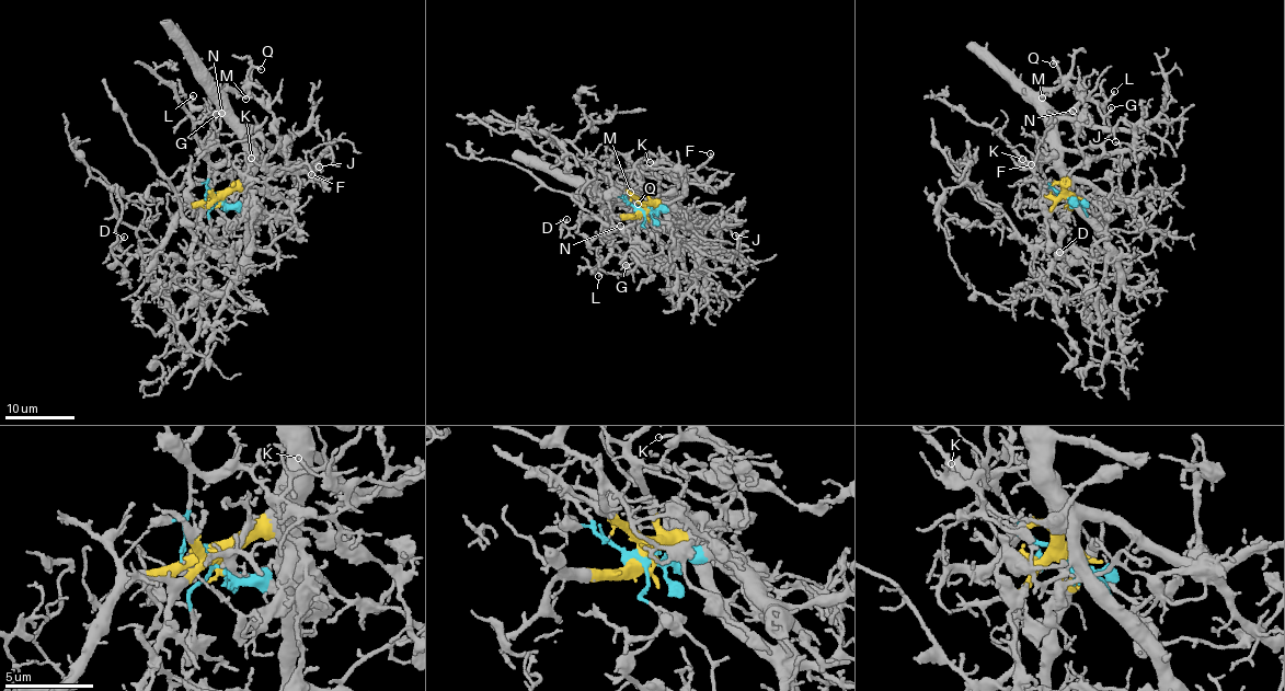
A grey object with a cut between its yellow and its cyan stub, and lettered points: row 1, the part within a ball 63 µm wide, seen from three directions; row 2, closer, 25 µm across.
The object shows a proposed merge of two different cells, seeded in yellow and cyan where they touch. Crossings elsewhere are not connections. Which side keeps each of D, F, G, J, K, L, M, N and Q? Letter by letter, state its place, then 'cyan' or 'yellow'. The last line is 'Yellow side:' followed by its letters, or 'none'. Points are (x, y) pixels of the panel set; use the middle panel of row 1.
D: place (566, 219); yellow
F: place (710, 153); cyan
G: place (626, 265); yellow
J: place (735, 235); yellow
K: place (650, 162); cyan
L: place (598, 276); yellow
M: place (630, 192); yellow
N: place (620, 226); yellow
Q: place (638, 204); yellow
Yellow side: D, G, J, L, M, N, Q

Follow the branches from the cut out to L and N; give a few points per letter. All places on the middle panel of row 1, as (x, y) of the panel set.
L: (642, 211), (654, 197), (618, 203), (611, 214), (608, 257), (597, 269), (598, 276)
N: (642, 211), (654, 197), (618, 203), (611, 217), (620, 227)

